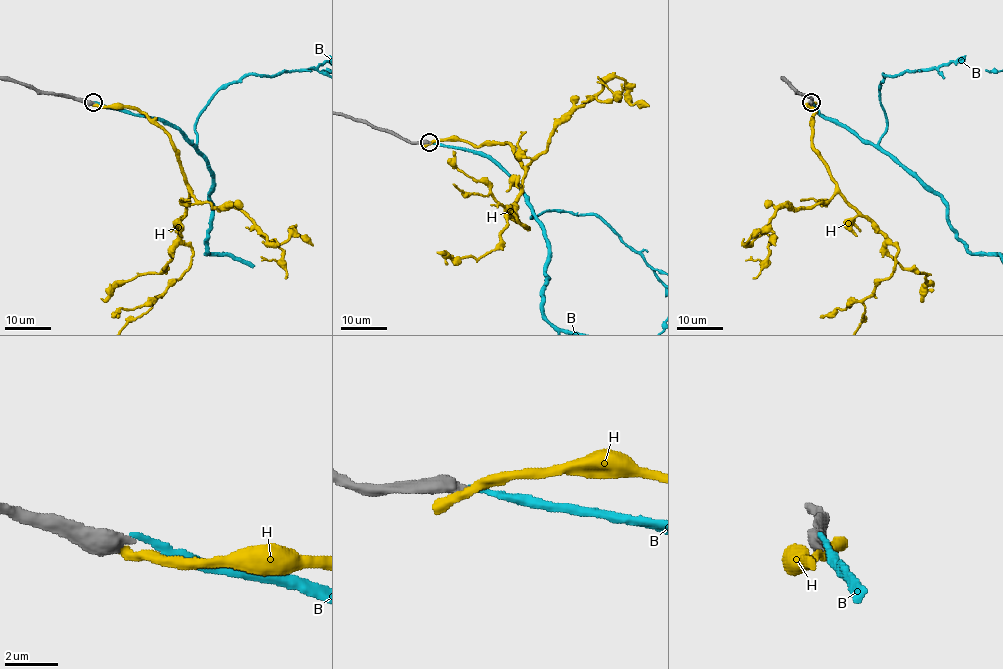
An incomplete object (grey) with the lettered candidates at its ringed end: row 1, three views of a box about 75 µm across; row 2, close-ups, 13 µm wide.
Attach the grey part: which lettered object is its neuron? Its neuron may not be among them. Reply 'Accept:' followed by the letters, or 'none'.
Accept: B

